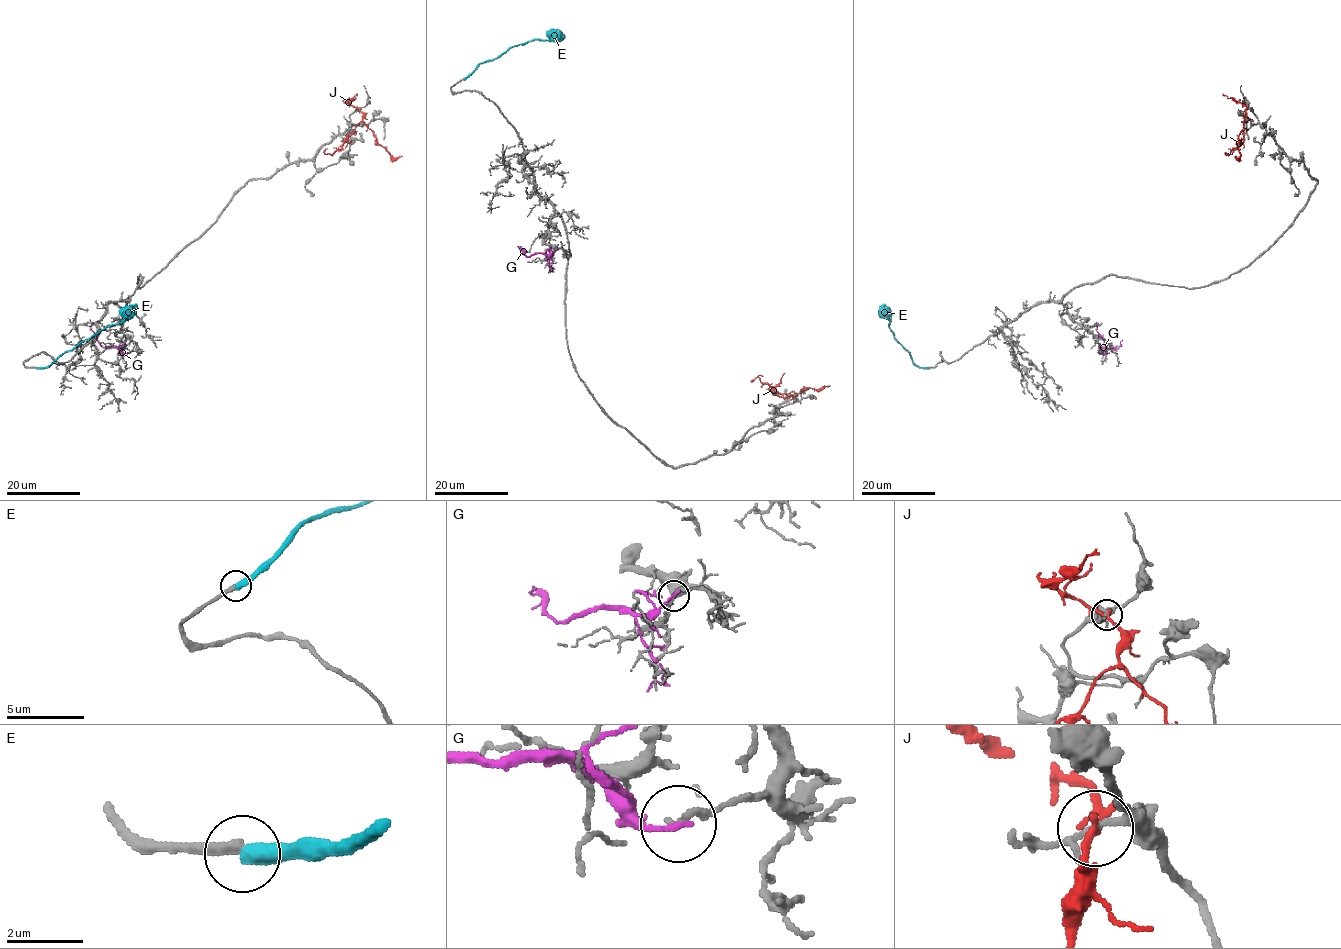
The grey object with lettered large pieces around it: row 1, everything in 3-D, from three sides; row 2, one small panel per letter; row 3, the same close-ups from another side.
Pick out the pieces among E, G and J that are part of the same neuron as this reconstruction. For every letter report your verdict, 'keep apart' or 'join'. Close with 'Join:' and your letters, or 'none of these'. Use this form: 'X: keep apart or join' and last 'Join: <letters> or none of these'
E: join
G: keep apart
J: keep apart
Join: E

